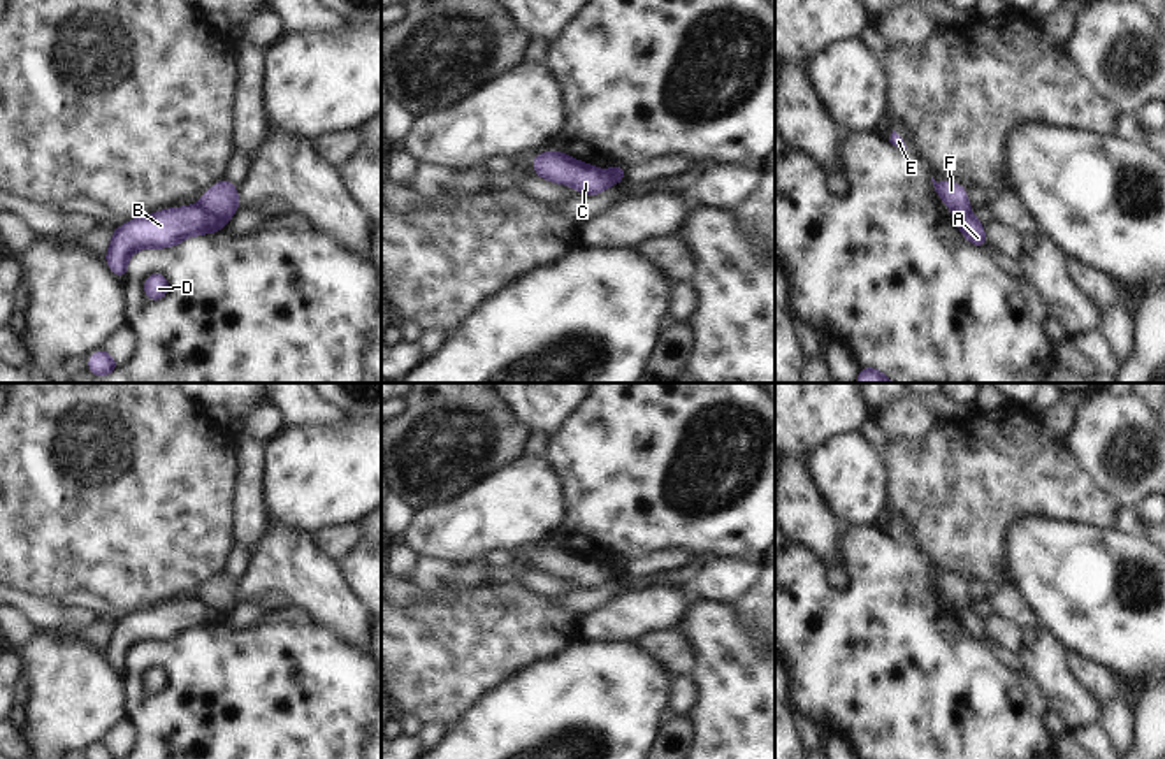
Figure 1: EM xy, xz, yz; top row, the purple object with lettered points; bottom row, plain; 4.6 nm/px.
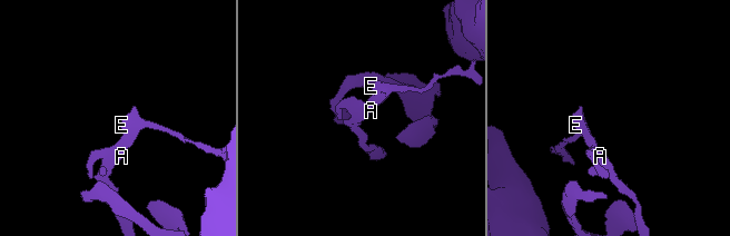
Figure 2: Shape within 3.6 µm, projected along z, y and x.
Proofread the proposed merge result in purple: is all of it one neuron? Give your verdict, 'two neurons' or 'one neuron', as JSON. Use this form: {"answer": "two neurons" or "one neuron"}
{"answer": "two neurons"}

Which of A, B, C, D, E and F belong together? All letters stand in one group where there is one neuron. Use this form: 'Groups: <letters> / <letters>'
Groups: A B C D / E F.

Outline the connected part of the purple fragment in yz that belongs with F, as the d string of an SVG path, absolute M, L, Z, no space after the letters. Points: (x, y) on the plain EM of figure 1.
M933 571L931 575L937 589L951 601L956 613L961 611L965 606L970 606L972 601L966 592L966 582L951 575L937 576Z

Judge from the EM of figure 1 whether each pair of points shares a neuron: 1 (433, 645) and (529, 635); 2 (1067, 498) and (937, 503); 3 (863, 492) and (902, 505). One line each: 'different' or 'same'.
1: same
2: same
3: different

